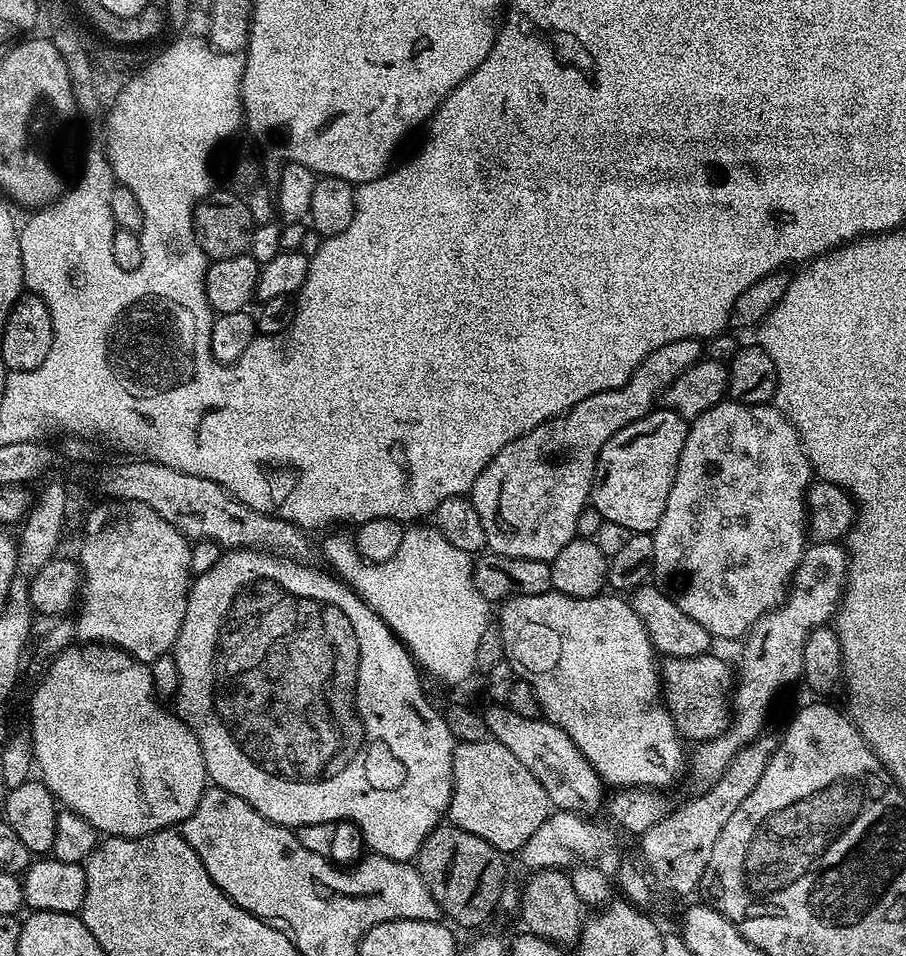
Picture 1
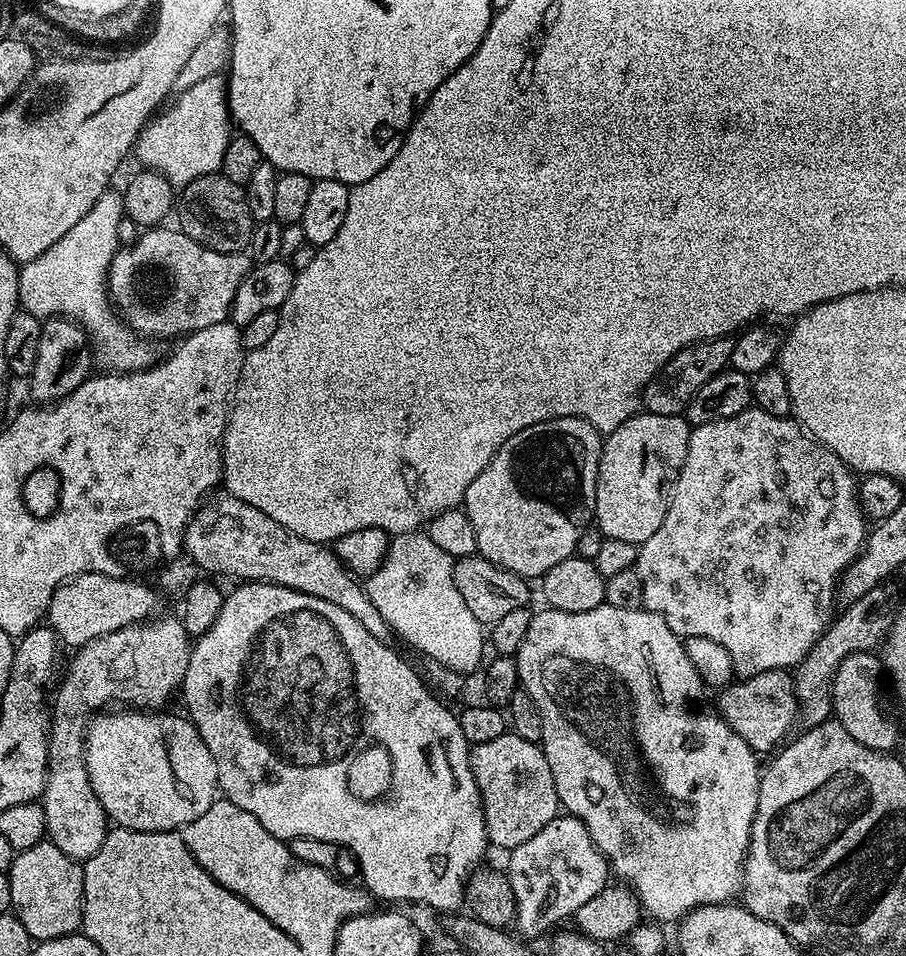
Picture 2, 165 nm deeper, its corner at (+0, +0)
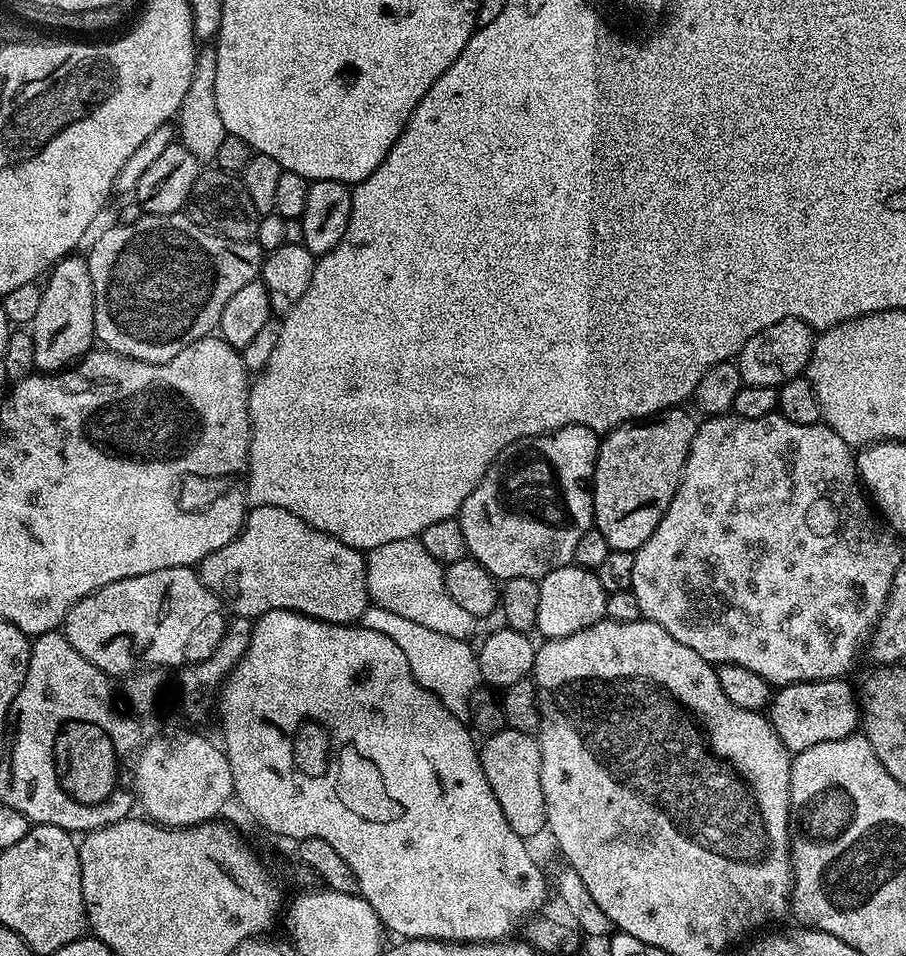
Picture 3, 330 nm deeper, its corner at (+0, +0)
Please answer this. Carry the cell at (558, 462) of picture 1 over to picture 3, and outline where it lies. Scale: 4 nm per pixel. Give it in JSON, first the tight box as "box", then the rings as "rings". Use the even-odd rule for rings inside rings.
{"box":[458,424,601,582],"rings":[[[571,424],[565,428],[559,428],[553,432],[543,432],[541,436],[524,436],[514,441],[486,470],[482,482],[466,498],[466,502],[460,507],[458,519],[462,526],[462,535],[466,538],[468,556],[476,560],[484,569],[496,577],[497,581],[503,582],[510,578],[530,578],[539,580],[540,577],[550,574],[550,570],[558,570],[562,566],[574,561],[574,550],[582,534],[586,534],[594,526],[592,514],[592,477],[596,475],[596,459],[600,453],[601,437],[594,430],[590,430],[581,424]]]}

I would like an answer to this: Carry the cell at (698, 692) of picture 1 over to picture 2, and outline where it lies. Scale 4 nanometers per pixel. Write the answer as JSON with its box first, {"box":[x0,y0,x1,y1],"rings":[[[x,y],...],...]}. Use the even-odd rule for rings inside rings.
{"box":[719,670,800,754],"rings":[[[766,670],[762,674],[754,674],[743,682],[729,684],[719,696],[720,715],[757,754],[775,753],[793,735],[792,727],[798,724],[800,701],[796,699],[793,677],[787,671]]]}

